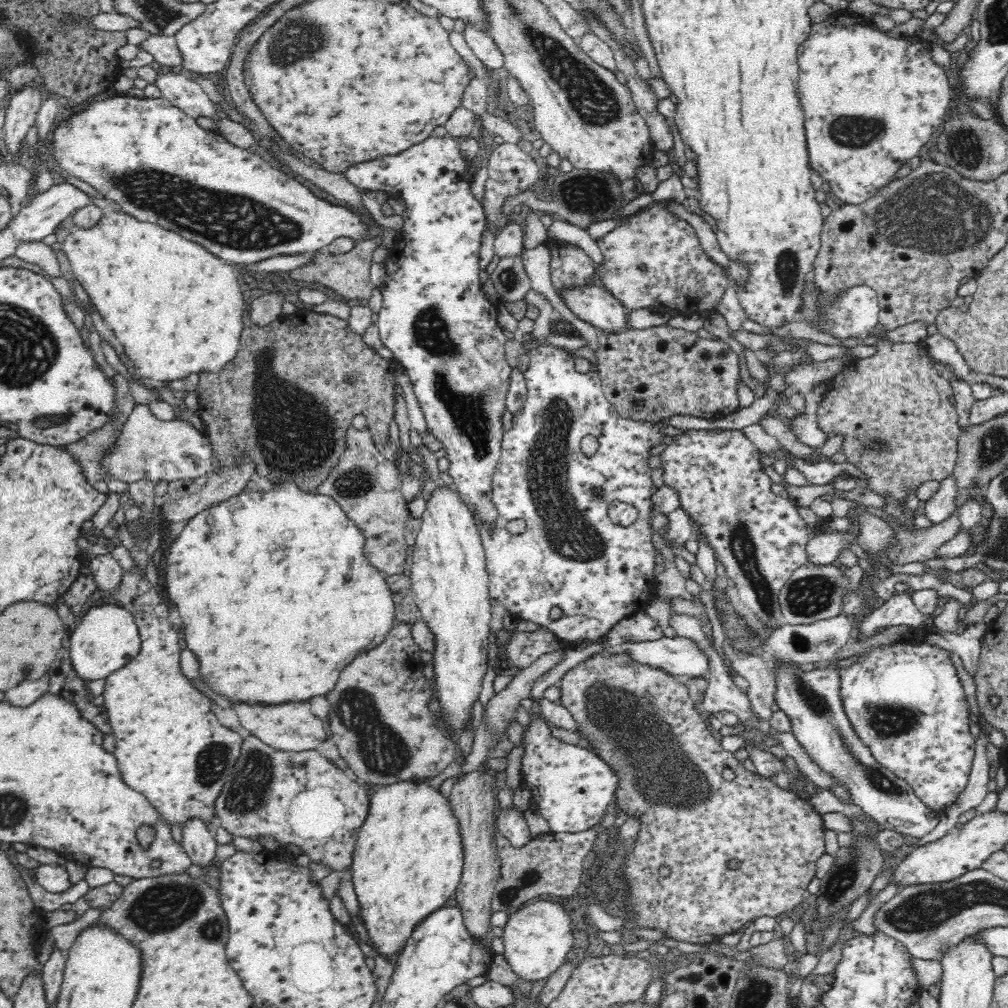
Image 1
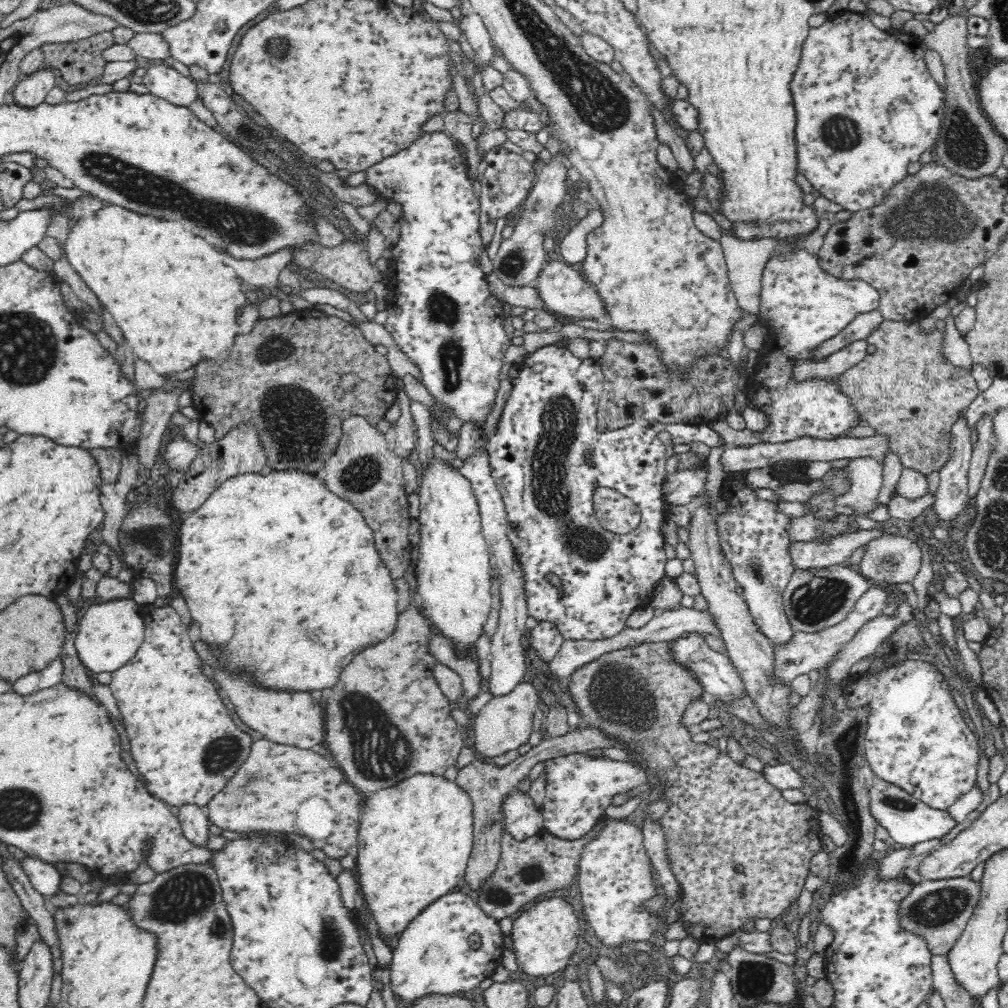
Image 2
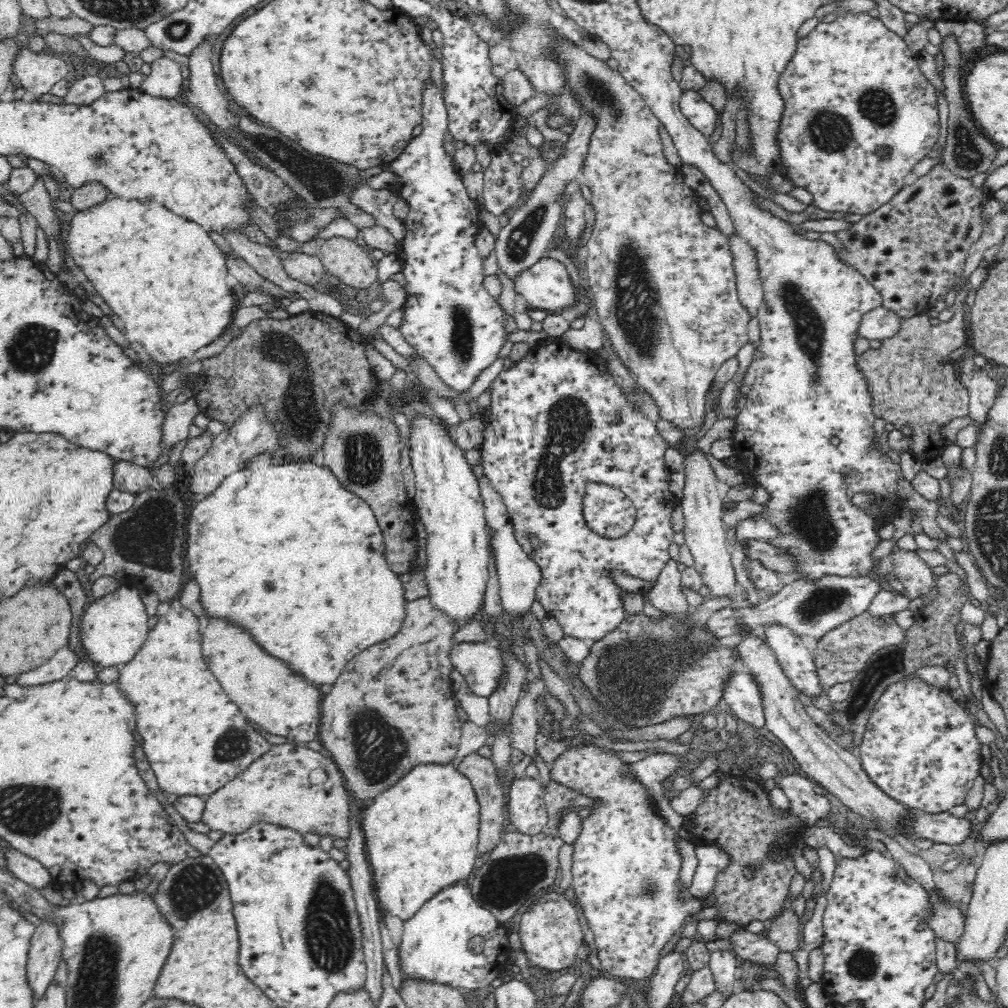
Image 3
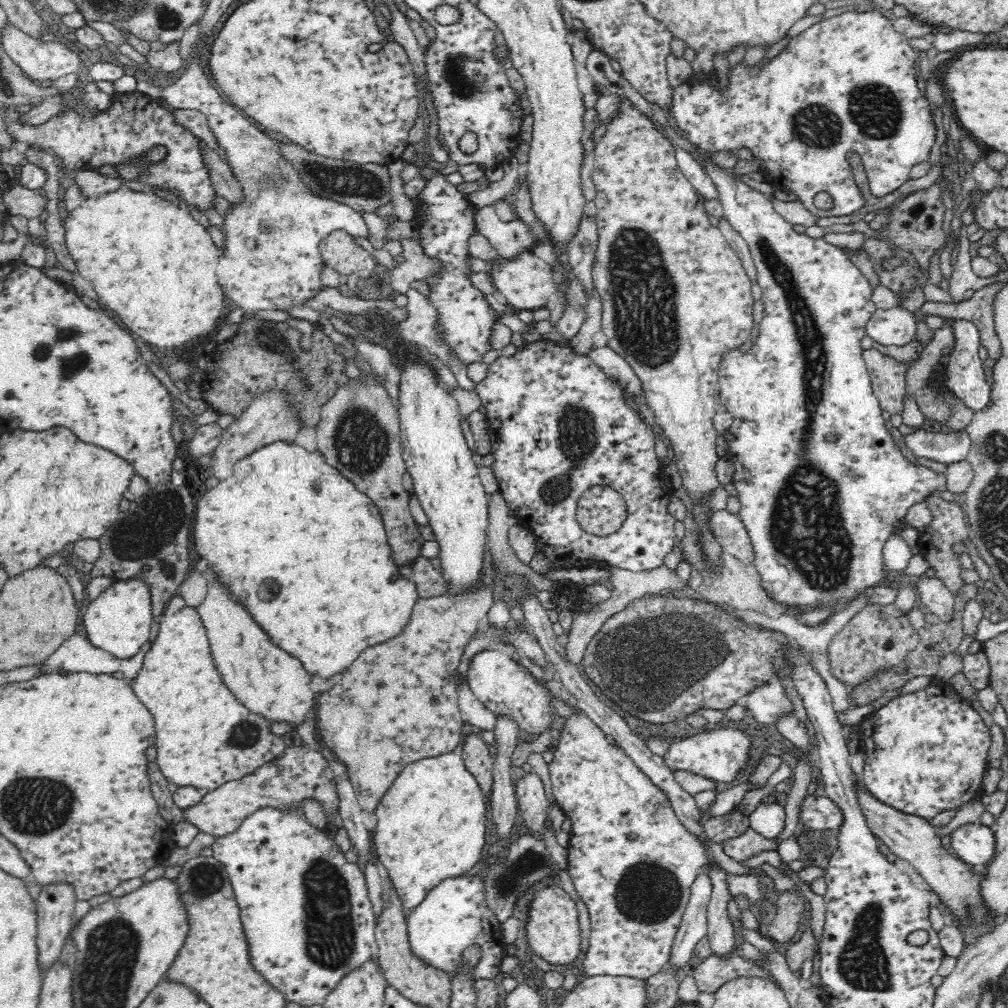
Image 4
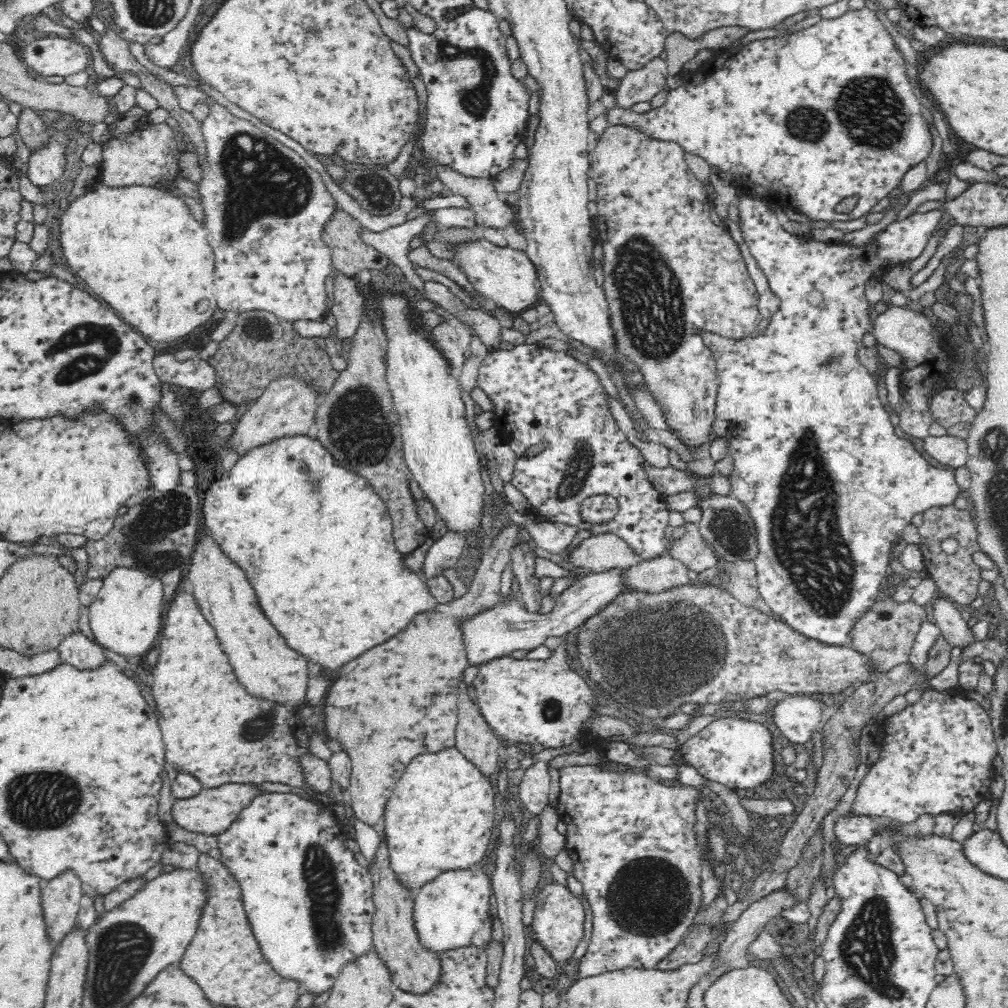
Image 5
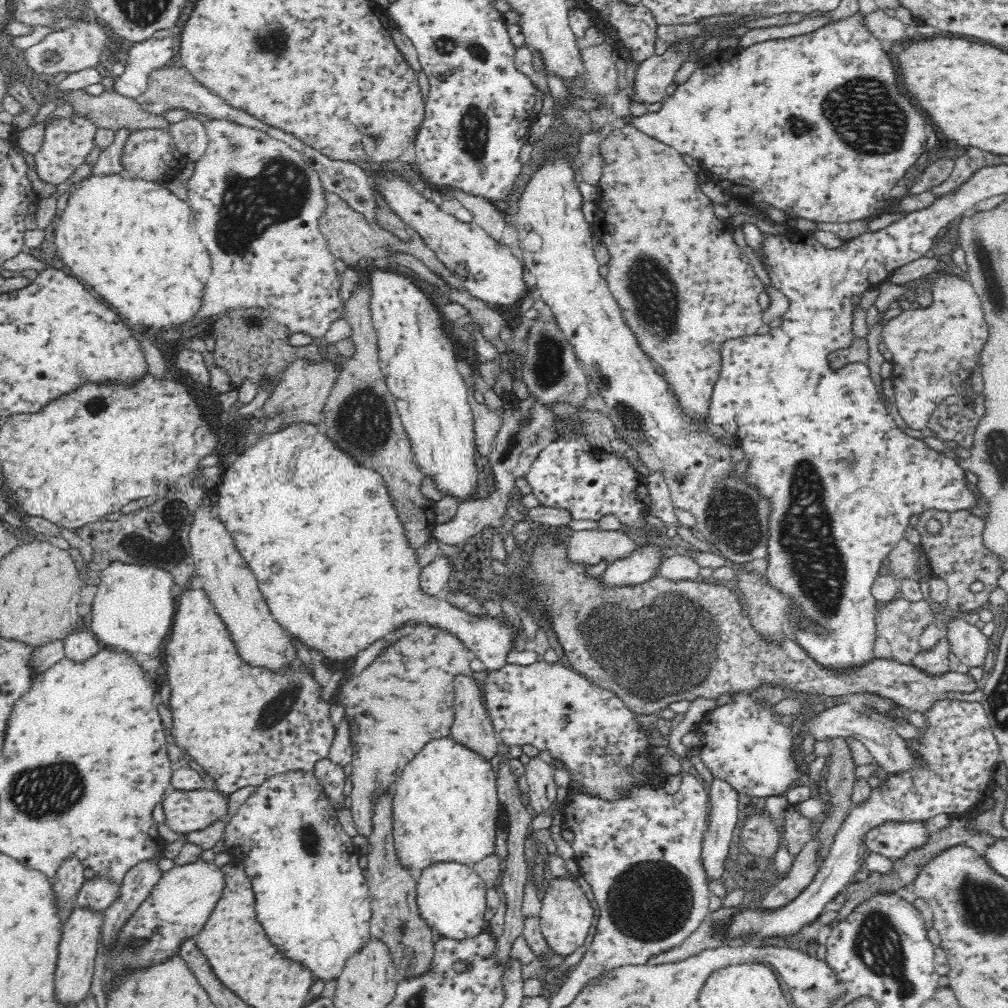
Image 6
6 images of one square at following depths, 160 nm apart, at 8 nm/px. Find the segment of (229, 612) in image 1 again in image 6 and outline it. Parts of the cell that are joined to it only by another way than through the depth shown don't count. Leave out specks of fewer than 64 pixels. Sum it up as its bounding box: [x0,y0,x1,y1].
[218,421,662,672]

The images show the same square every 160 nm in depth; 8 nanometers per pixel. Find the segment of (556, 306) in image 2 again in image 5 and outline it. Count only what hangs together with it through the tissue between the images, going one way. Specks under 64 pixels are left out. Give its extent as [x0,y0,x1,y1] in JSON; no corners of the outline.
[452,236,540,312]

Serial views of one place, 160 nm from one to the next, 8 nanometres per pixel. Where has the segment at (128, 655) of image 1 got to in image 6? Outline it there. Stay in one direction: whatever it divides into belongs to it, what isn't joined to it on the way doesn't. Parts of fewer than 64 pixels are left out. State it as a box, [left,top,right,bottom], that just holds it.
[91,560,176,656]

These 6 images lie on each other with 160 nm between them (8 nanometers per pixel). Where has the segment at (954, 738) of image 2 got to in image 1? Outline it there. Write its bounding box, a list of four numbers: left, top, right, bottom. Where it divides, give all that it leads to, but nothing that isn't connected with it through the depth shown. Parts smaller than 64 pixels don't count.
[840,632,975,811]

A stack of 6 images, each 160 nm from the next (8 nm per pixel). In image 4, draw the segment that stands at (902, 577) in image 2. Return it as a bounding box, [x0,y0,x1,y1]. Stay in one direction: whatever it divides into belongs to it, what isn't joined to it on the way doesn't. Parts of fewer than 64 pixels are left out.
[915,575,954,622]

